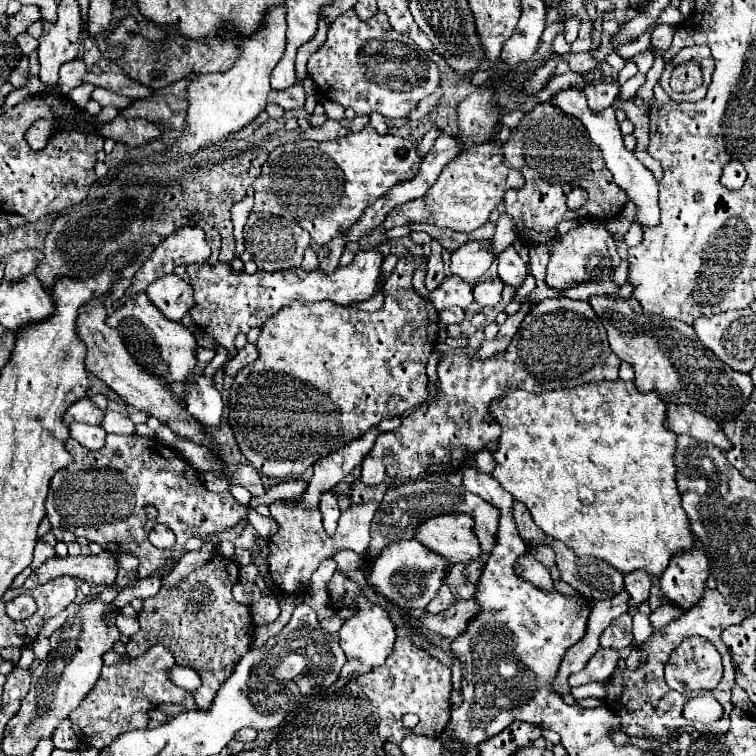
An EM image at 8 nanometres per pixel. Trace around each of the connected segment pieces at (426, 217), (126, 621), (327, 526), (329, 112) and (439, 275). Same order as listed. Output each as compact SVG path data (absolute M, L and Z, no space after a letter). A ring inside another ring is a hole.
M484 142L470 150L464 150L454 160L450 160L440 178L430 186L430 190L416 200L410 200L396 210L392 210L382 228L390 230L394 226L412 224L412 222L426 222L440 228L450 228L456 232L472 232L488 222L488 216L496 206L504 200L504 194L508 190L524 186L524 176L520 172L514 172L512 168L504 166L502 162L502 150L496 142Z
M122 618L120 622L116 622L116 626L118 626L118 630L120 630L122 634L132 636L132 634L136 634L136 630L138 630L138 618Z
M324 494L320 498L320 512L322 512L322 518L324 518L324 530L326 530L326 534L334 536L336 522L340 518L340 508L338 508L338 502L336 502L334 494Z
M322 100L320 104L324 106L324 110L326 110L326 116L328 116L328 118L334 118L334 120L342 120L342 118L344 118L344 108L342 108L340 104L330 102L330 100Z
M432 240L432 254L426 266L426 288L432 292L444 280L444 264L442 264L442 244Z

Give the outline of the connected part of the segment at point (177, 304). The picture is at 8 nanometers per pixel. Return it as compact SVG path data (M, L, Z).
M166 274L146 288L148 298L170 320L182 320L182 316L194 306L192 286L176 274Z

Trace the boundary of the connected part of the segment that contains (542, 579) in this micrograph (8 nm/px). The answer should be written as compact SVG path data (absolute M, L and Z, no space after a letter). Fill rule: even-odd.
M526 552L524 556L518 558L516 570L518 570L518 574L524 580L532 582L538 588L544 588L544 590L552 590L554 588L554 582L552 582L552 578L548 574L548 568L544 564L540 564L530 552Z

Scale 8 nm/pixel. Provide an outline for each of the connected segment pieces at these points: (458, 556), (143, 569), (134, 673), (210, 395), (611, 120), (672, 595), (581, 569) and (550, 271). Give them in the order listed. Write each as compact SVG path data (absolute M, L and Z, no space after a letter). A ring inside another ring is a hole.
M470 514L434 516L418 528L416 538L452 564L468 564L480 558L480 540L476 540Z
M108 434L104 448L98 452L80 446L76 440L68 440L66 446L72 452L74 462L54 474L46 498L46 516L52 528L60 526L74 536L100 544L108 552L134 554L140 560L138 578L160 574L166 568L176 566L186 552L186 540L190 536L214 536L240 524L248 516L250 504L238 504L232 494L210 492L204 484L204 476L158 438ZM146 504L156 508L176 508L174 548L160 550L148 540L156 520L146 516Z
M162 644L150 646L150 650L146 650L140 658L124 656L124 660L118 664L102 666L96 686L70 714L72 730L82 742L82 746L94 746L102 750L122 732L148 728L148 710L154 710L156 706L164 704L182 704L188 692L170 680L170 672L174 666L176 660L172 652Z
M190 376L190 380L194 382L194 386L186 394L188 414L210 430L220 428L224 402L222 402L222 396L216 392L212 378Z
M568 88L568 90L562 90L558 92L552 102L562 108L566 114L572 114L576 116L588 130L592 142L602 150L604 154L604 160L606 160L606 166L608 170L614 174L614 182L626 190L628 198L636 202L638 206L638 212L636 212L636 222L642 224L642 226L654 226L658 224L658 218L660 218L660 208L658 208L658 182L654 178L654 174L636 160L634 152L628 150L624 146L624 134L620 132L620 126L618 126L618 120L616 120L616 110L612 106L600 110L600 112L594 112L588 108L586 104L586 98L584 98L584 92L578 90L578 88Z
M696 544L696 550L676 554L660 578L660 590L670 604L680 610L688 610L696 604L706 588L708 558L704 548Z
M554 540L550 546L556 552L560 578L588 600L608 600L612 594L616 594L616 590L622 590L624 574L620 574L608 562L592 556L580 558L560 540Z
M590 220L570 230L564 236L556 236L556 240L552 242L552 256L546 268L546 284L548 288L554 288L554 290L560 290L558 286L572 288L582 282L596 280L599 276L612 276L612 270L616 264L618 264L618 252L616 252L612 234L606 230L602 222Z

